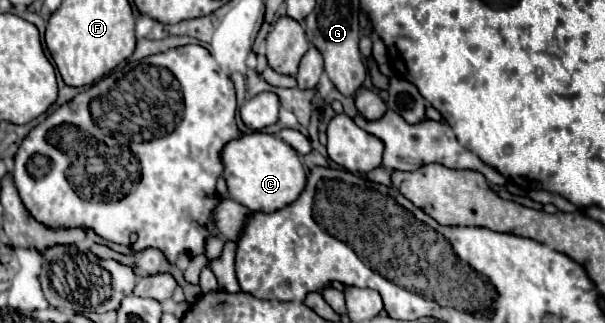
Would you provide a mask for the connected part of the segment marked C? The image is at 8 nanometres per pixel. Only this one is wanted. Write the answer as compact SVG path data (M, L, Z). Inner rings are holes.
M260 131L228 141L228 145L222 149L222 165L230 199L248 207L250 211L272 213L284 205L290 205L302 193L306 181L306 171L296 151L282 139Z

